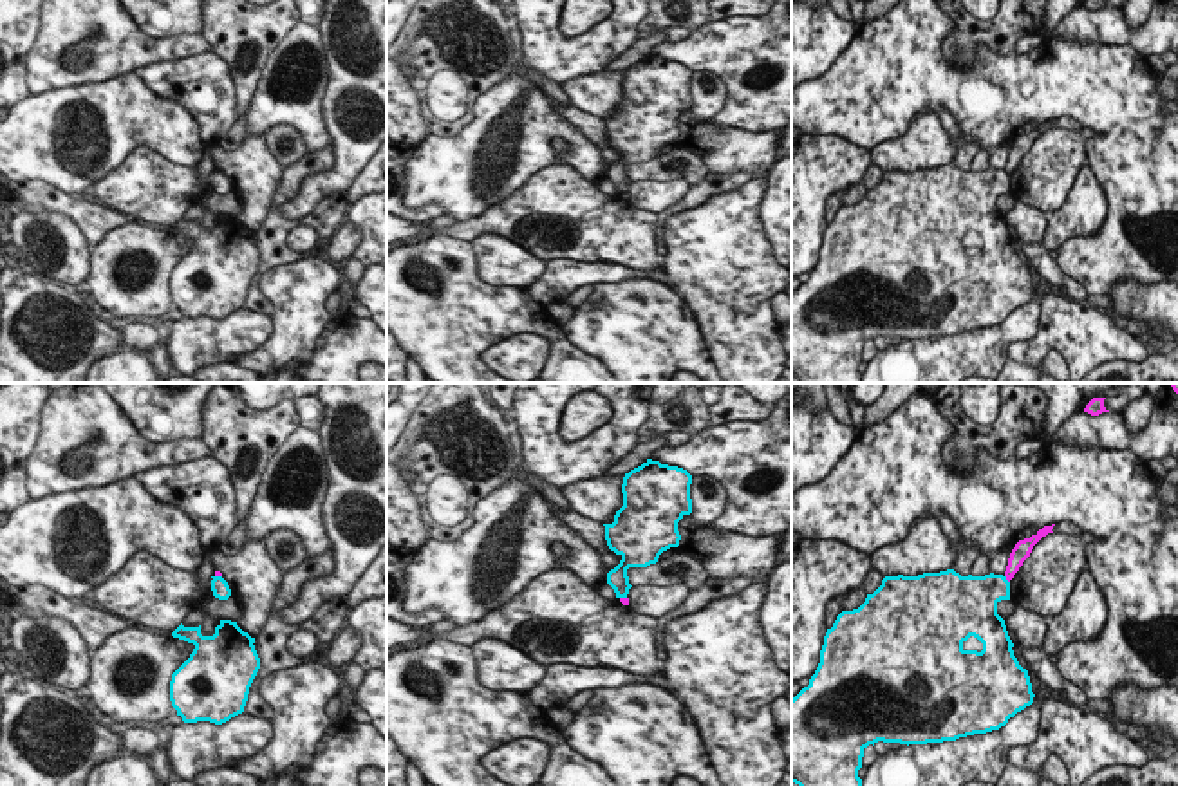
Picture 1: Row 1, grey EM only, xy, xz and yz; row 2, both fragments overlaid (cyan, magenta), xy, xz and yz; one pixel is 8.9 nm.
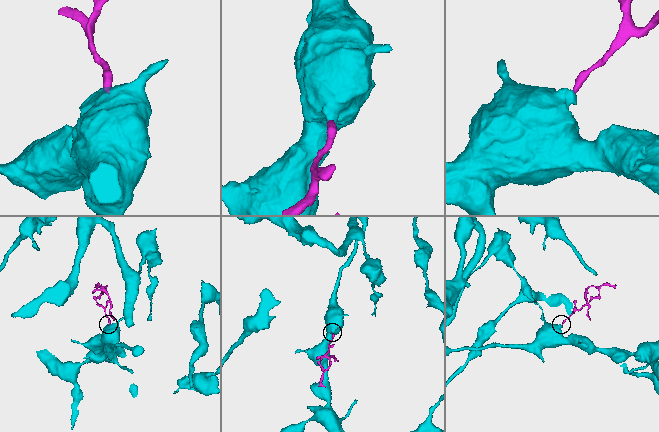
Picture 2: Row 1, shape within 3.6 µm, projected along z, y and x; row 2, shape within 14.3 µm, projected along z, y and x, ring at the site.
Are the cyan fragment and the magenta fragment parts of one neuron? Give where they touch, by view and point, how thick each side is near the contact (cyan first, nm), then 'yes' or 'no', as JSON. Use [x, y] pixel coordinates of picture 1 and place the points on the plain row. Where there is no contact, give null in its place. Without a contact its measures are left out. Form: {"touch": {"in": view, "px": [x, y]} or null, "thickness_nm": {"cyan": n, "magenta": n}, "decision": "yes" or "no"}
{"touch": {"in": "yz", "px": [1005, 174]}, "thickness_nm": {"cyan": 320, "magenta": 140}, "decision": "no"}

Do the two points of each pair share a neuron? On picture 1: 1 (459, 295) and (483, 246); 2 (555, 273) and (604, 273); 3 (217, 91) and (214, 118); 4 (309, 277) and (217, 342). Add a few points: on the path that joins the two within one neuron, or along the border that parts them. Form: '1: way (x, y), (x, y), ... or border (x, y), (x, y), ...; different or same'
1: border (470, 241), (476, 275), (488, 284), (510, 288); different
2: way (568, 273), (591, 273); same
3: way (214, 98), (214, 111); same
4: border (270, 315), (271, 333), (248, 353); different

